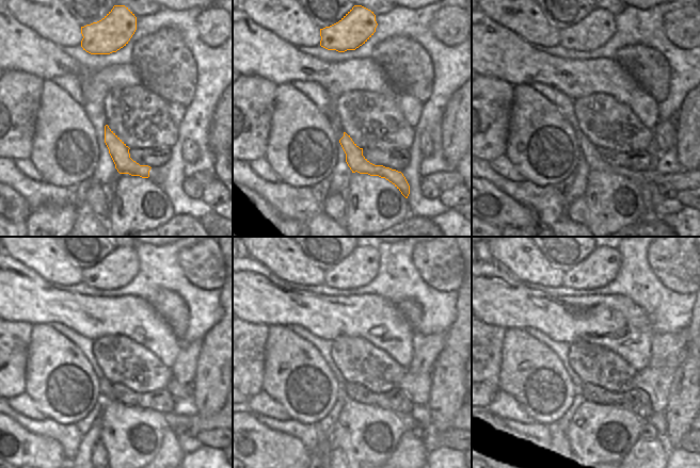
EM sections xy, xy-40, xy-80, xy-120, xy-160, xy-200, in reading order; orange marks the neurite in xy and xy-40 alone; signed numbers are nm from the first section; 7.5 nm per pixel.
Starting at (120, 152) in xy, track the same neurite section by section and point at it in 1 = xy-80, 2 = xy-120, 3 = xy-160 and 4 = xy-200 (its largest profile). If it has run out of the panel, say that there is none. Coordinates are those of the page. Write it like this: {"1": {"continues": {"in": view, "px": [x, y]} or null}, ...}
{"1": {"continues": {"in": "xy-80", "px": [589, 151]}}, "2": {"continues": {"in": "xy-120", "px": [170, 453]}}, "3": {"continues": {"in": "xy-160", "px": [411, 453]}}, "4": {"continues": {"in": "xy-200", "px": [645, 453]}}}

